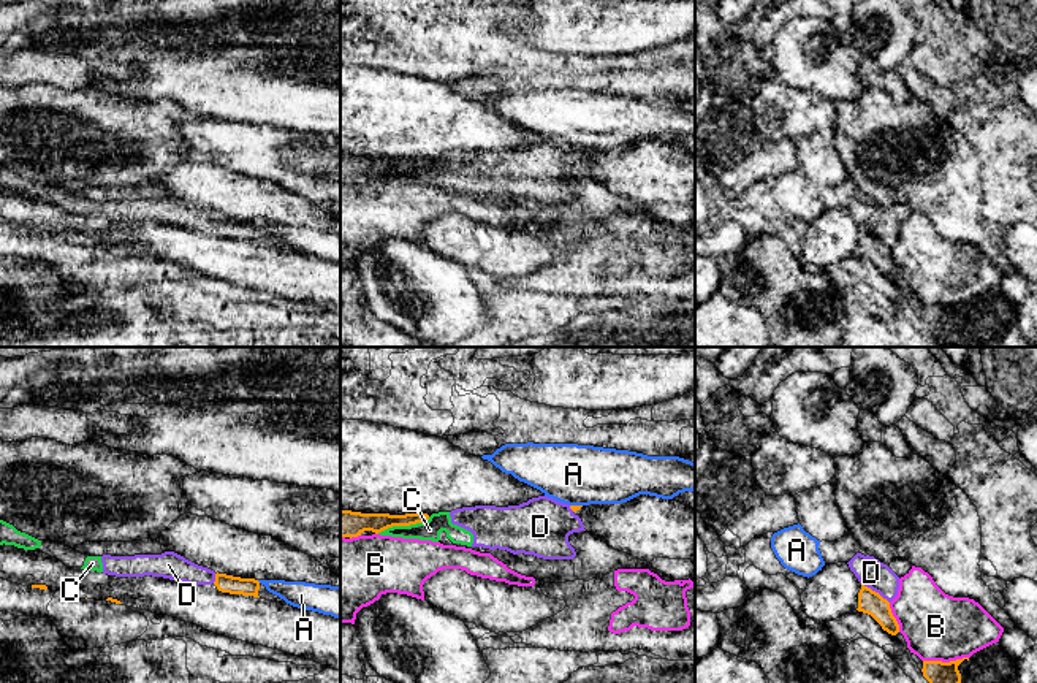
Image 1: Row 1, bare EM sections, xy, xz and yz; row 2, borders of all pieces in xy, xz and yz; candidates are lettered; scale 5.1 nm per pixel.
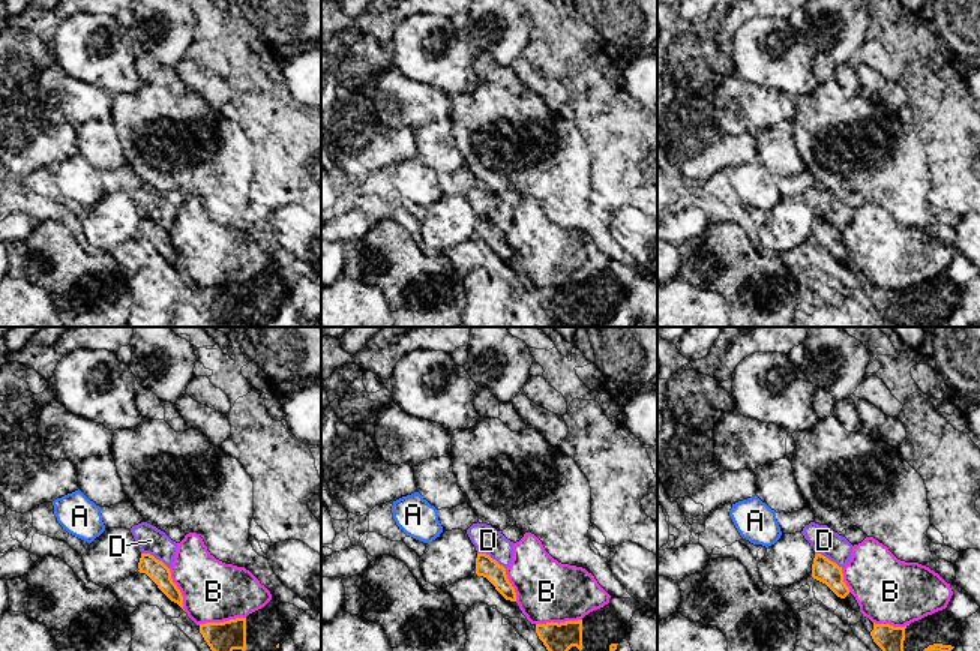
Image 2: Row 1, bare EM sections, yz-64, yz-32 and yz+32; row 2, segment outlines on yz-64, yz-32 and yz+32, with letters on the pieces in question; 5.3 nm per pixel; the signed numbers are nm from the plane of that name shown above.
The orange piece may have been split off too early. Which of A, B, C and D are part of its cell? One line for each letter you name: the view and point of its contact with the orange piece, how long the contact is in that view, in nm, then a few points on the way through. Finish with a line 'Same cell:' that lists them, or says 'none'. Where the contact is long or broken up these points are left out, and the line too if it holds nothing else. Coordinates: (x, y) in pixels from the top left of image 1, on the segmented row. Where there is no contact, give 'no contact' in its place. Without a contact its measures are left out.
Same cell: none

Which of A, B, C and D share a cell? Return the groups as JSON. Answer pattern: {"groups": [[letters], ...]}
{"groups": [["A"], ["B"], ["C", "D"]]}

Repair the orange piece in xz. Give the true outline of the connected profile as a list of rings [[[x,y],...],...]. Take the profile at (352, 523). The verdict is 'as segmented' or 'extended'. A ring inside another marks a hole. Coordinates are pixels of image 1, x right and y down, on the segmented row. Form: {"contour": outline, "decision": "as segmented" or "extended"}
{"contour": [[[340,510],[340,537],[358,537],[364,531],[378,534],[393,526],[410,526],[427,520],[427,513],[389,515]]], "decision": "as segmented"}

